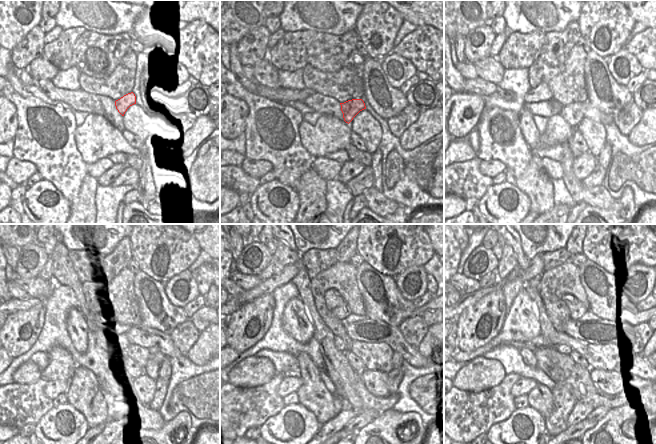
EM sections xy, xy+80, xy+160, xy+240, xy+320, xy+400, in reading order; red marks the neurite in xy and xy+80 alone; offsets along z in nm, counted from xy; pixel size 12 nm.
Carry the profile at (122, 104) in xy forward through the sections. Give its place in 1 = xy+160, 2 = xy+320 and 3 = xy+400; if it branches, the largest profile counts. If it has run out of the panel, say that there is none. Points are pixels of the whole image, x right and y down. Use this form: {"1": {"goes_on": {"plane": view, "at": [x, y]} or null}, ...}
{"1": {"goes_on": {"plane": "xy+160", "at": [573, 113]}}, "2": {"goes_on": {"plane": "xy+320", "at": [339, 344]}}, "3": {"goes_on": {"plane": "xy+400", "at": [562, 348]}}}

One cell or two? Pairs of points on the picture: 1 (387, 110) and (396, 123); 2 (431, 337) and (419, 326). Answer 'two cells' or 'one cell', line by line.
1: two cells
2: two cells

